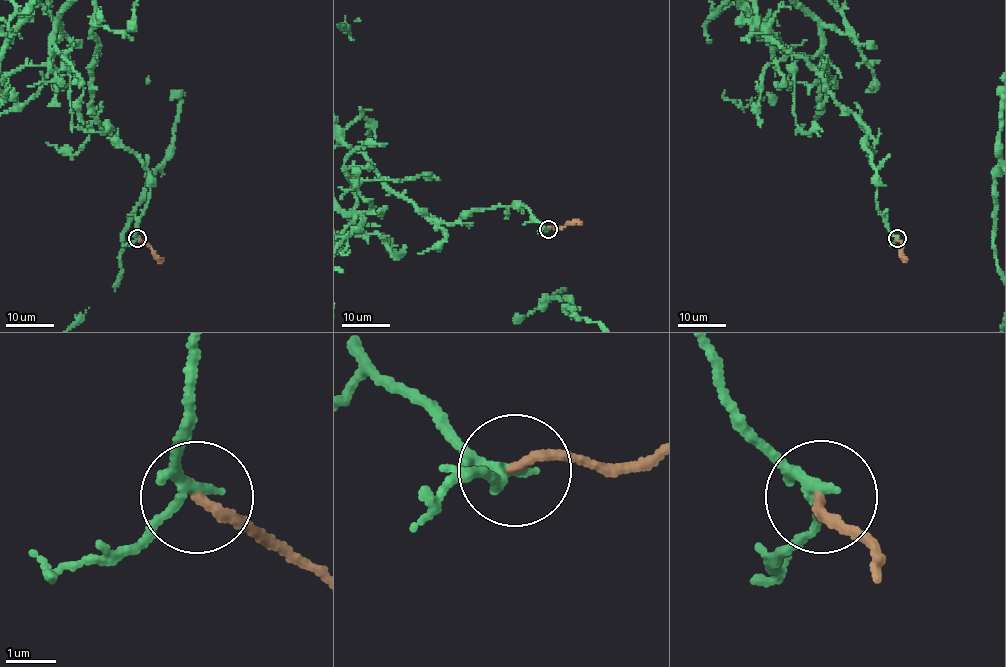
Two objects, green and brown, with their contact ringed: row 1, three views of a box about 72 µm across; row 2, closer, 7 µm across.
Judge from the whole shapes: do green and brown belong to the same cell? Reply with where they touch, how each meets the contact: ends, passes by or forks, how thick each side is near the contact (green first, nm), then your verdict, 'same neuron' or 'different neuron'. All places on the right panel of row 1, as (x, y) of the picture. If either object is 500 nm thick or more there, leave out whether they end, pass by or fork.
at (897, 238); green passes by; brown ends there; 190 nm thick on the green side, 180 nm on the other; different neuron

